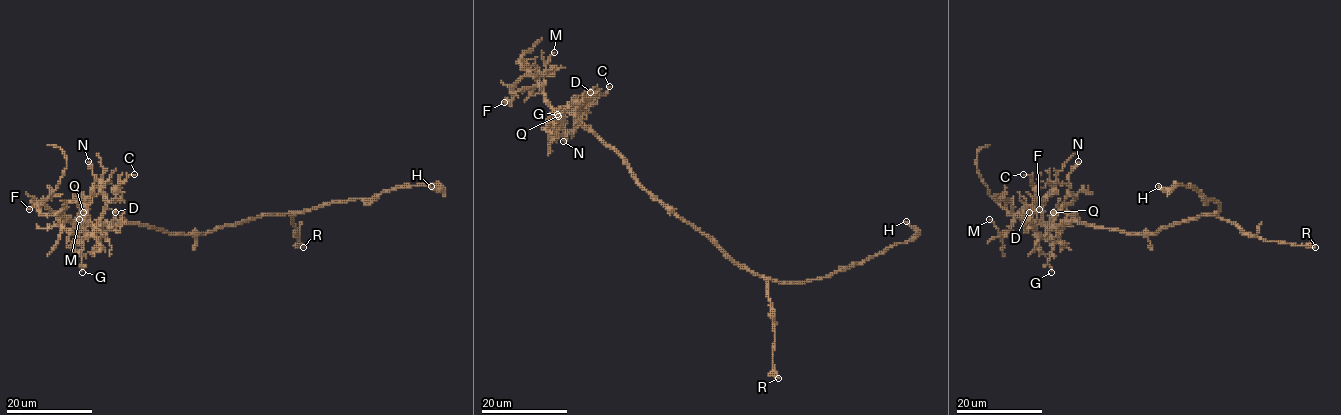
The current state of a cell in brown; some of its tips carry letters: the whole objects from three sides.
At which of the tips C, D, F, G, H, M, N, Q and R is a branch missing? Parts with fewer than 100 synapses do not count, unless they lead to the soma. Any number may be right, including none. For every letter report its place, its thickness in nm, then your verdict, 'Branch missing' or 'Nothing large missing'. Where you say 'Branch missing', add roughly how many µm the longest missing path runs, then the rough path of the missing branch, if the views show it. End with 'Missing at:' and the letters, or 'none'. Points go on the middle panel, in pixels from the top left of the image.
C: Place: (609, 86). Thickness 140 nm. Nothing large missing
D: Place: (590, 92). Thickness 240 nm. Nothing large missing
F: Place: (504, 102). Thickness 160 nm. Nothing large missing
G: Place: (557, 114). Thickness 140 nm. Nothing large missing
H: Place: (906, 221). Thickness 160 nm. Nothing large missing
M: Place: (554, 52). Thickness 120 nm. Nothing large missing
N: Place: (563, 141). Thickness 180 nm. Nothing large missing
Q: Place: (558, 116). Thickness 100 nm. Nothing large missing
R: Place: (778, 378). Thickness 400 nm. Nothing large missing
Missing at: none

